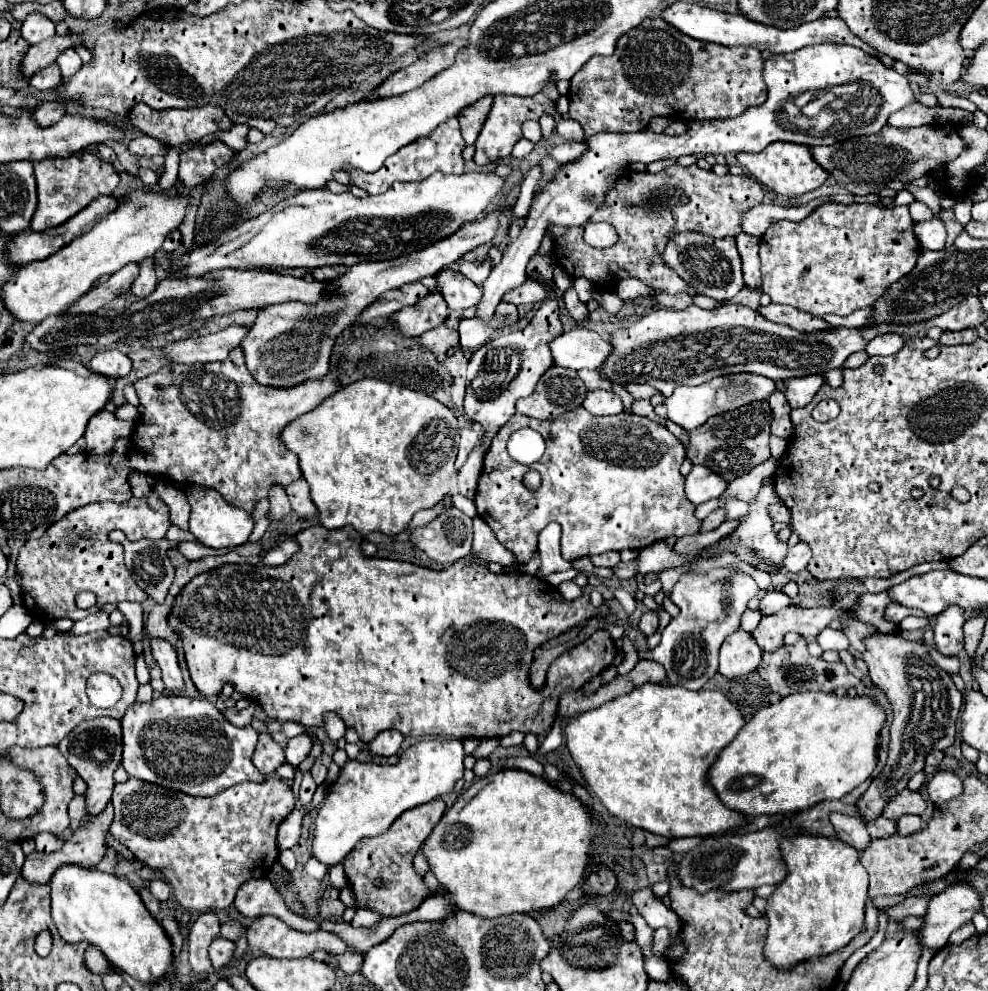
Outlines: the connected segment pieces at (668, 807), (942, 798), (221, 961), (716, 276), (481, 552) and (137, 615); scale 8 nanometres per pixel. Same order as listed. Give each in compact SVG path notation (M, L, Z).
M665 684L639 686L633 692L619 696L595 710L583 712L573 718L565 728L567 746L583 772L589 788L599 796L603 806L627 822L629 826L643 828L651 834L665 838L685 836L717 836L747 824L745 814L727 808L713 786L709 784L709 768L721 754L721 750L739 734L745 720L735 704L717 690L691 692L685 688L673 688Z
M937 772L929 782L927 782L927 794L929 800L935 806L945 804L947 800L957 798L963 792L963 782L957 774L953 772Z
M215 938L209 946L209 958L213 962L213 966L219 970L223 966L227 966L231 960L233 960L233 954L235 954L235 944L225 940L225 938Z
M683 232L669 240L663 258L671 268L677 270L677 274L697 290L697 294L709 296L717 302L731 302L731 298L745 286L743 274L741 274L741 258L735 246L735 238L709 238L705 234L697 232Z
M473 518L473 528L475 528L475 536L473 536L473 554L475 558L479 558L481 562L497 562L505 568L513 568L513 570L521 570L523 564L515 560L513 554L509 554L509 550L505 550L505 546L495 538L493 530L479 518Z
M121 602L117 610L125 616L129 624L129 638L137 642L139 634L143 634L143 606L137 602Z

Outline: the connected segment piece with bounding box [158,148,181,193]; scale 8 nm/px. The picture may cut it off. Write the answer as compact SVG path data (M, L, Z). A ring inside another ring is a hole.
M171 148L165 159L165 173L159 178L158 186L166 193L175 183L179 167L177 167L177 156L181 153L181 148Z

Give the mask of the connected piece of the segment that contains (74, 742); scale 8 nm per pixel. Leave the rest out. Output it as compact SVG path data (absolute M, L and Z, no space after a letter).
M105 716L101 720L87 720L85 724L73 728L73 732L59 744L59 752L87 784L85 802L89 816L103 812L103 808L111 800L111 792L115 786L113 774L121 762L121 722Z

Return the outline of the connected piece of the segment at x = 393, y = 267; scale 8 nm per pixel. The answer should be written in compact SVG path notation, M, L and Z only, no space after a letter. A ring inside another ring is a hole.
M493 212L473 222L465 222L455 234L445 236L443 240L429 244L429 248L421 248L409 256L373 264L353 264L345 276L331 282L335 288L341 288L341 296L333 296L333 300L323 300L321 304L281 304L261 308L257 320L241 342L247 370L259 384L273 388L293 388L307 380L323 378L329 368L335 336L341 334L343 328L355 320L355 316L359 316L383 292L401 288L407 282L435 276L441 268L457 262L465 252L477 248L479 244L491 242L499 228L497 216L499 212Z

